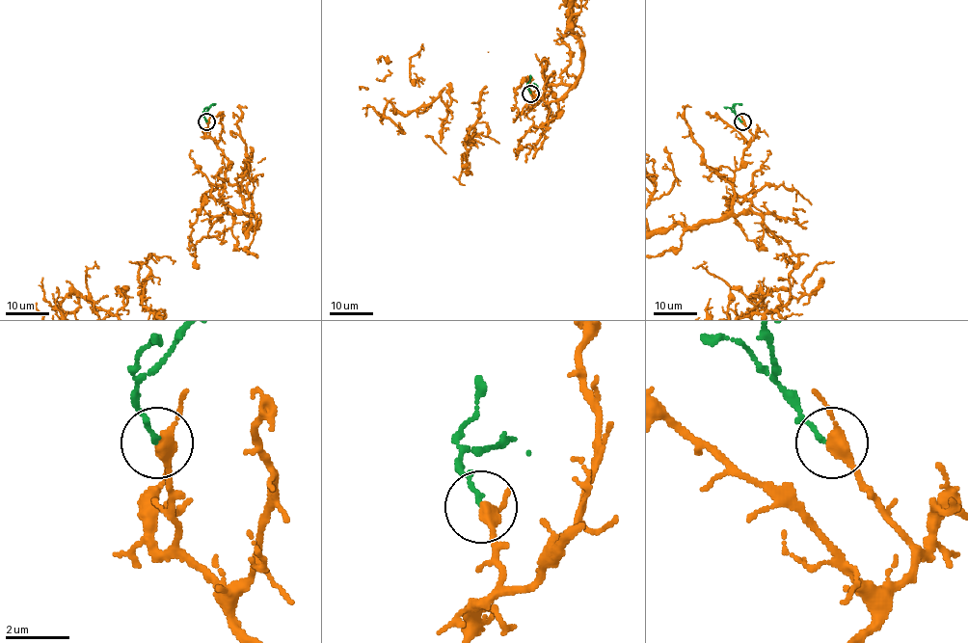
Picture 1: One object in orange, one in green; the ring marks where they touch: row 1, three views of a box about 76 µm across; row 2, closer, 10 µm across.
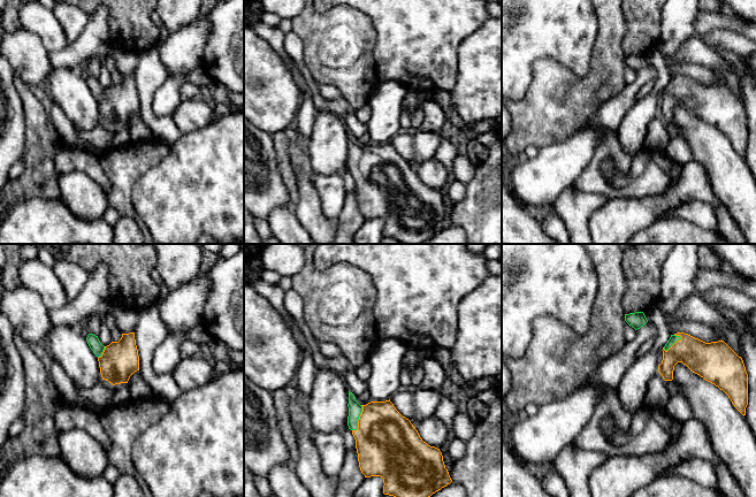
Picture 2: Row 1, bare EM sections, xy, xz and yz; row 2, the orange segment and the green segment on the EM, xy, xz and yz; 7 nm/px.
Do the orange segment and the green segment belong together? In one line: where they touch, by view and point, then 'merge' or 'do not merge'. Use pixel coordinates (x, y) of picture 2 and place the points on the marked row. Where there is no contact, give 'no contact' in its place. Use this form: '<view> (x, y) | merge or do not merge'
xz (359, 419) | merge

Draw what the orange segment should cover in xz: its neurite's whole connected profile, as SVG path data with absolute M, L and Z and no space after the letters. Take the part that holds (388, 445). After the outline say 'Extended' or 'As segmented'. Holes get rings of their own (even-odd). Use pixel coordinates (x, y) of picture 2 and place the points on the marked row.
M349 391L348 426L356 439L361 473L381 476L383 494L394 497L430 497L452 482L440 449L422 441L415 427L389 400L360 405Z. Extended

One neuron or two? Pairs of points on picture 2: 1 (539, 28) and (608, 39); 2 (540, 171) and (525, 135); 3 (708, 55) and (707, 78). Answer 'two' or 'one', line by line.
1: two
2: two
3: two

